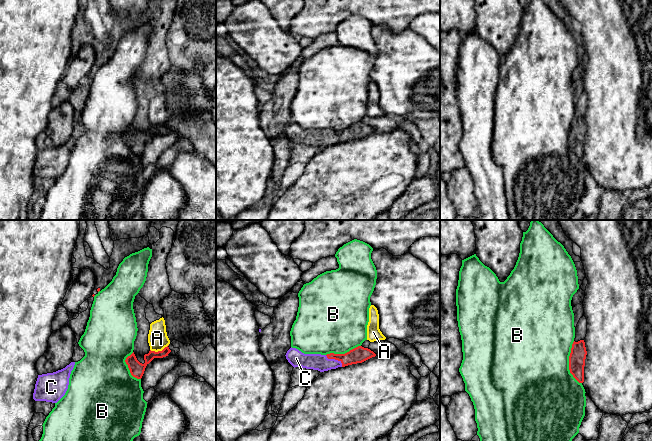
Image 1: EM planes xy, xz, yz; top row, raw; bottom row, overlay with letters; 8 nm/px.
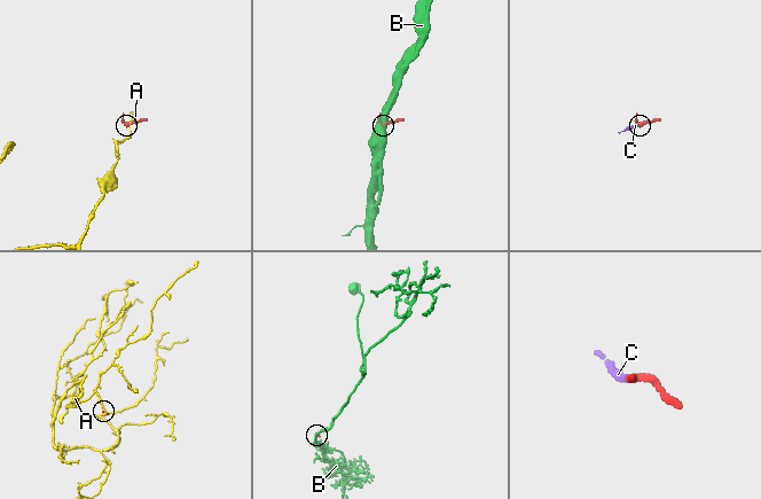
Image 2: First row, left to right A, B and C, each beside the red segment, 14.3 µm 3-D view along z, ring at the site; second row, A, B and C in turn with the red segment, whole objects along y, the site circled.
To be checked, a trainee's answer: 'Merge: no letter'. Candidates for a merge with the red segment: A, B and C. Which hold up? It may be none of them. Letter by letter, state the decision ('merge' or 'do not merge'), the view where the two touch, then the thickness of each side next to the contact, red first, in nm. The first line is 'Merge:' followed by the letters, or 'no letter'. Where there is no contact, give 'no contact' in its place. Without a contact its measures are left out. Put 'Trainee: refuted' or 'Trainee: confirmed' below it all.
Merge: C
A: do not merge; contact in xy; calibres 120 and 160 nm
B: do not merge; contact in yz; calibres 130 and 500 nm
C: merge; contact in xz; calibres 130 and 130 nm
Trainee: refuted

